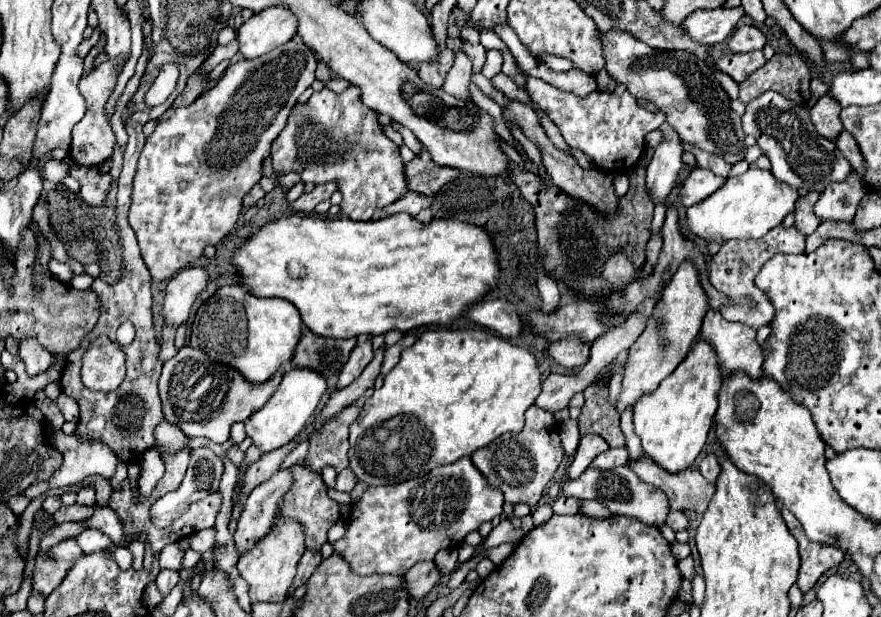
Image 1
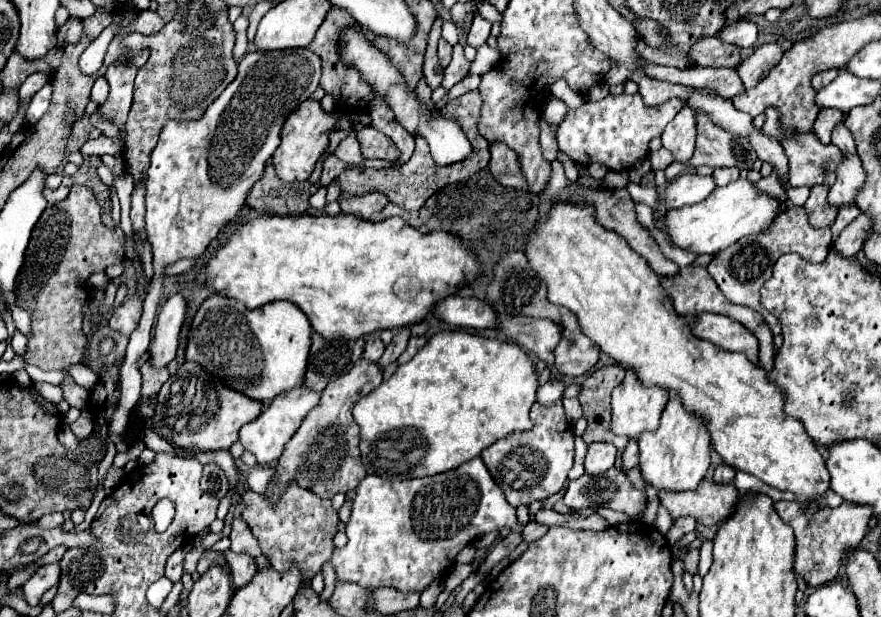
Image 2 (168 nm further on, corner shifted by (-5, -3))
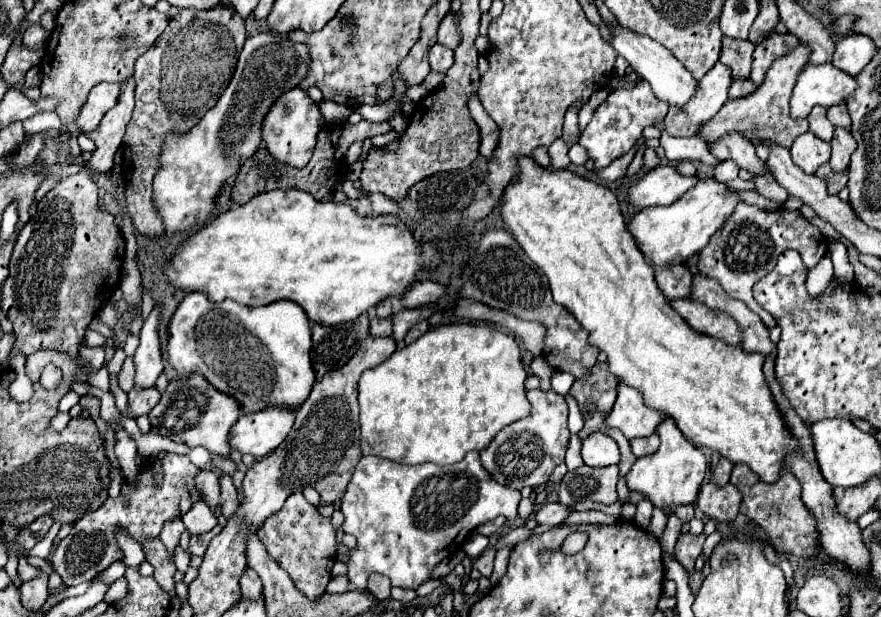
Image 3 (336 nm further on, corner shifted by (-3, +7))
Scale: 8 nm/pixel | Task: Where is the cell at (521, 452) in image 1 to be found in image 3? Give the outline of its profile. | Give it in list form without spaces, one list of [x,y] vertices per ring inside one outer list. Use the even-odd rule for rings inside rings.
[[[531,390],[527,392],[527,400],[533,406],[533,414],[505,426],[493,442],[481,450],[483,468],[503,486],[521,490],[525,486],[545,484],[557,464],[565,460],[567,444],[569,444],[569,428],[567,428],[567,402],[557,392],[549,390]]]

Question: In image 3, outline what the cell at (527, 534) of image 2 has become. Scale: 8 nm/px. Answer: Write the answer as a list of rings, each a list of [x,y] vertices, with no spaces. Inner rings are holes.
[[[559,502],[555,504],[545,504],[541,510],[537,510],[535,520],[537,524],[549,524],[549,526],[559,526],[565,522],[565,518],[571,514],[569,506],[563,506]]]

